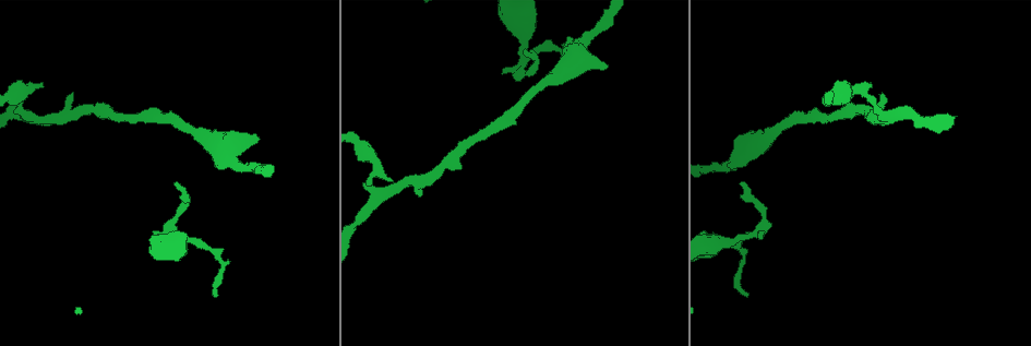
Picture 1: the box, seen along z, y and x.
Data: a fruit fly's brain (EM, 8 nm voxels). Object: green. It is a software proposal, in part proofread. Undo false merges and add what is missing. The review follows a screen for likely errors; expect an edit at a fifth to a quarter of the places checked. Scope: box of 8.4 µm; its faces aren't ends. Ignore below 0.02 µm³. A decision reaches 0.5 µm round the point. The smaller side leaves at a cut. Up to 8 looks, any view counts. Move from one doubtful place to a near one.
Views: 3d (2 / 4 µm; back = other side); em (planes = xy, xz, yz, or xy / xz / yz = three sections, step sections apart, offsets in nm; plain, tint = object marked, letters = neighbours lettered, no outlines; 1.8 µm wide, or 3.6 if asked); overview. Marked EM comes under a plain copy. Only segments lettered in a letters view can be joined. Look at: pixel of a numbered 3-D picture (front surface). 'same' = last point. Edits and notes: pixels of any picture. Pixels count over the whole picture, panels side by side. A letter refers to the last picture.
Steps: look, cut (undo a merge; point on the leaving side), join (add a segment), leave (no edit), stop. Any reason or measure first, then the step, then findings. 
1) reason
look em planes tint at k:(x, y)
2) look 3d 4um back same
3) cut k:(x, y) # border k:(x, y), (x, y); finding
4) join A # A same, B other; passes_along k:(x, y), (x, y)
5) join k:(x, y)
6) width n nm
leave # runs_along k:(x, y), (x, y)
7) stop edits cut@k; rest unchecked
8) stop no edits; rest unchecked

look 3d 4um at 1:(747, 296)

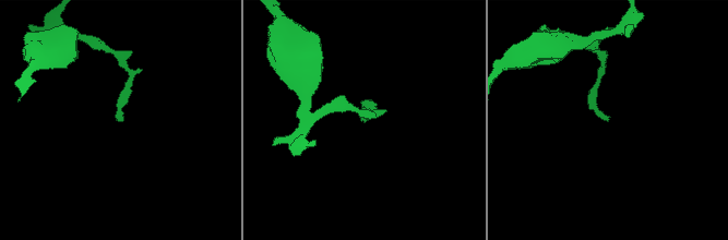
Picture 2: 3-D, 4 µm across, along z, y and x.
shape alone is not enough
look em xy step 8 letters at 2:(116, 117)

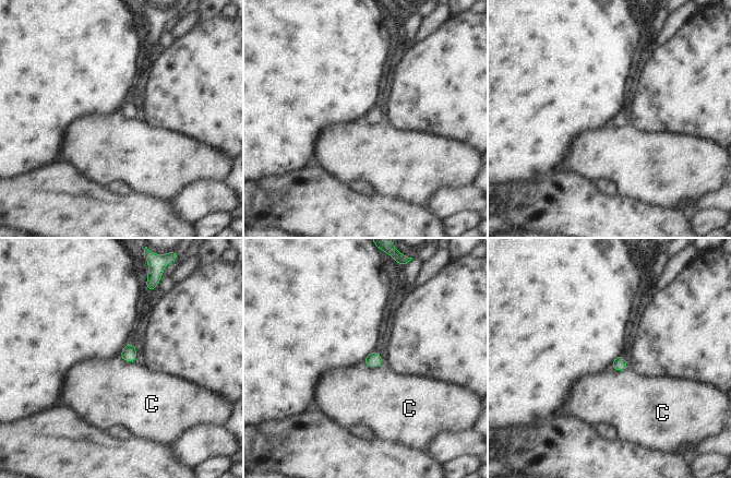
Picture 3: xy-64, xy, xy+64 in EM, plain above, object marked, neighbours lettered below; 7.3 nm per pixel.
longest_contact C 150 nm
leave # C other; border 3:(363, 360), (370, 367), (383, 361); none of them fits

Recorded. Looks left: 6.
an open end
look em planes letters at 1:(524, 53)

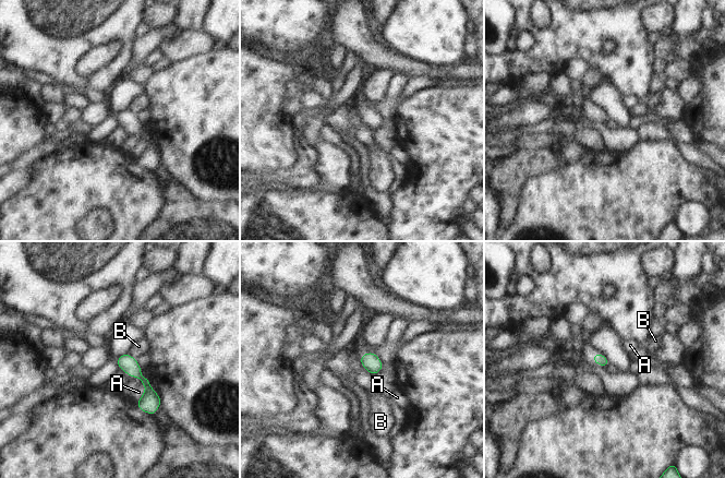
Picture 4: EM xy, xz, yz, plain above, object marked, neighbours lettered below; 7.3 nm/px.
leave # A other, B other; runs_along 4:(124, 357), (147, 384), (152, 410); no lettered segment goes on from it

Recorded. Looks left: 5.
free end
look em xz step 16 tint at 1:(880, 94)

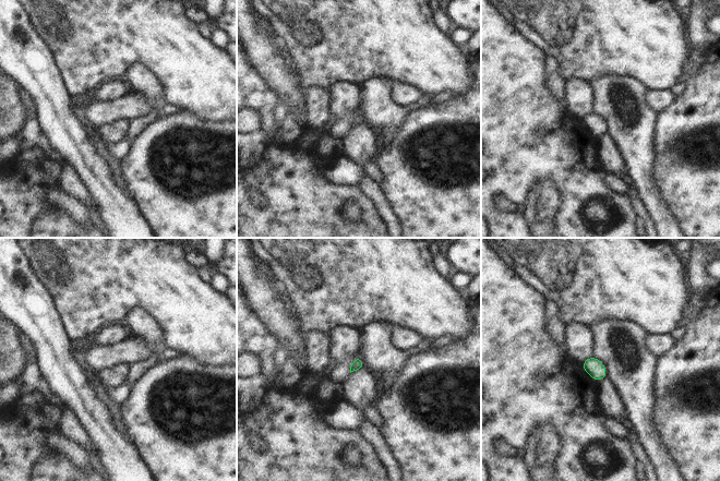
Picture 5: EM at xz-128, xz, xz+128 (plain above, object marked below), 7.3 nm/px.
see the neighbours
look em xz step 16 letters same

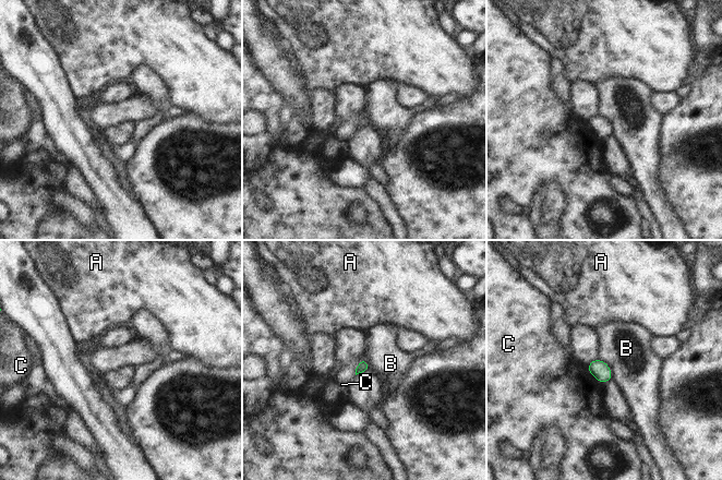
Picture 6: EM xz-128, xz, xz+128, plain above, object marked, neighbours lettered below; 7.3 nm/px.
leave # A other, B other, C other; border 6:(598, 358), (609, 367), (611, 380); none of them fits

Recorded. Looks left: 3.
stop no edits; rest unchecked

